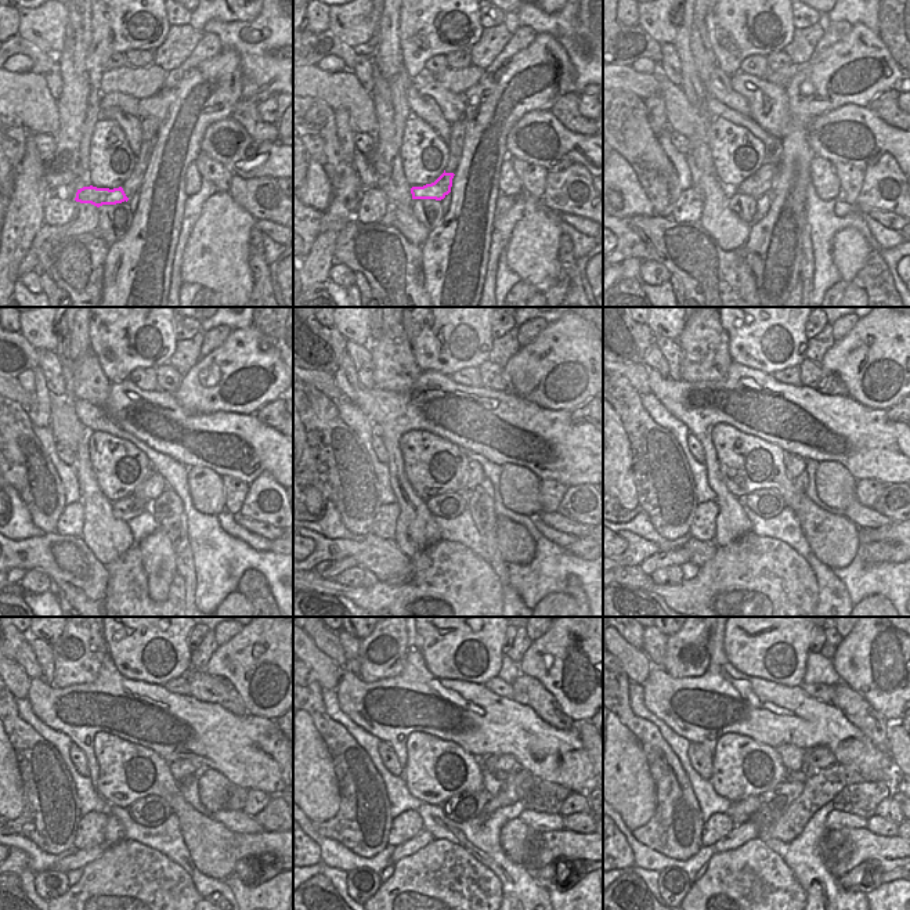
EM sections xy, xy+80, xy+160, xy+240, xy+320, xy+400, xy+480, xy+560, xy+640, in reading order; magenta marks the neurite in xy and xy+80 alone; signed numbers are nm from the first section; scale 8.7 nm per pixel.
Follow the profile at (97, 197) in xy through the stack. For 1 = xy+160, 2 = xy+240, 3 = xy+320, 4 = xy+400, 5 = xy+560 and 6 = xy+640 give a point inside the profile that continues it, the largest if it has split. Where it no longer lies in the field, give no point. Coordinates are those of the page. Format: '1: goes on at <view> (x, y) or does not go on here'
1: goes on at xy+160 (759, 183)
2: goes on at xy+240 (154, 484)
3: goes on at xy+320 (473, 476)
4: goes on at xy+400 (795, 465)
5: goes on at xy+560 (506, 762)
6: goes on at xy+640 (820, 758)

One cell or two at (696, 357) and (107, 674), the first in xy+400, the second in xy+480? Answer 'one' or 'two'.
two

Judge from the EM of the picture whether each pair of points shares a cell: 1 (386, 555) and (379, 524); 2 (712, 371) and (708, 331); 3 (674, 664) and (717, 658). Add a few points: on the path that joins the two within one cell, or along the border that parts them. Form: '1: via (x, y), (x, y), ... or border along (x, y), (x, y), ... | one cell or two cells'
1: border along (371, 534), (392, 540) | two cells
2: via (710, 361), (708, 340) | one cell
3: border along (715, 631), (710, 665), (700, 675), (682, 678) | two cells

